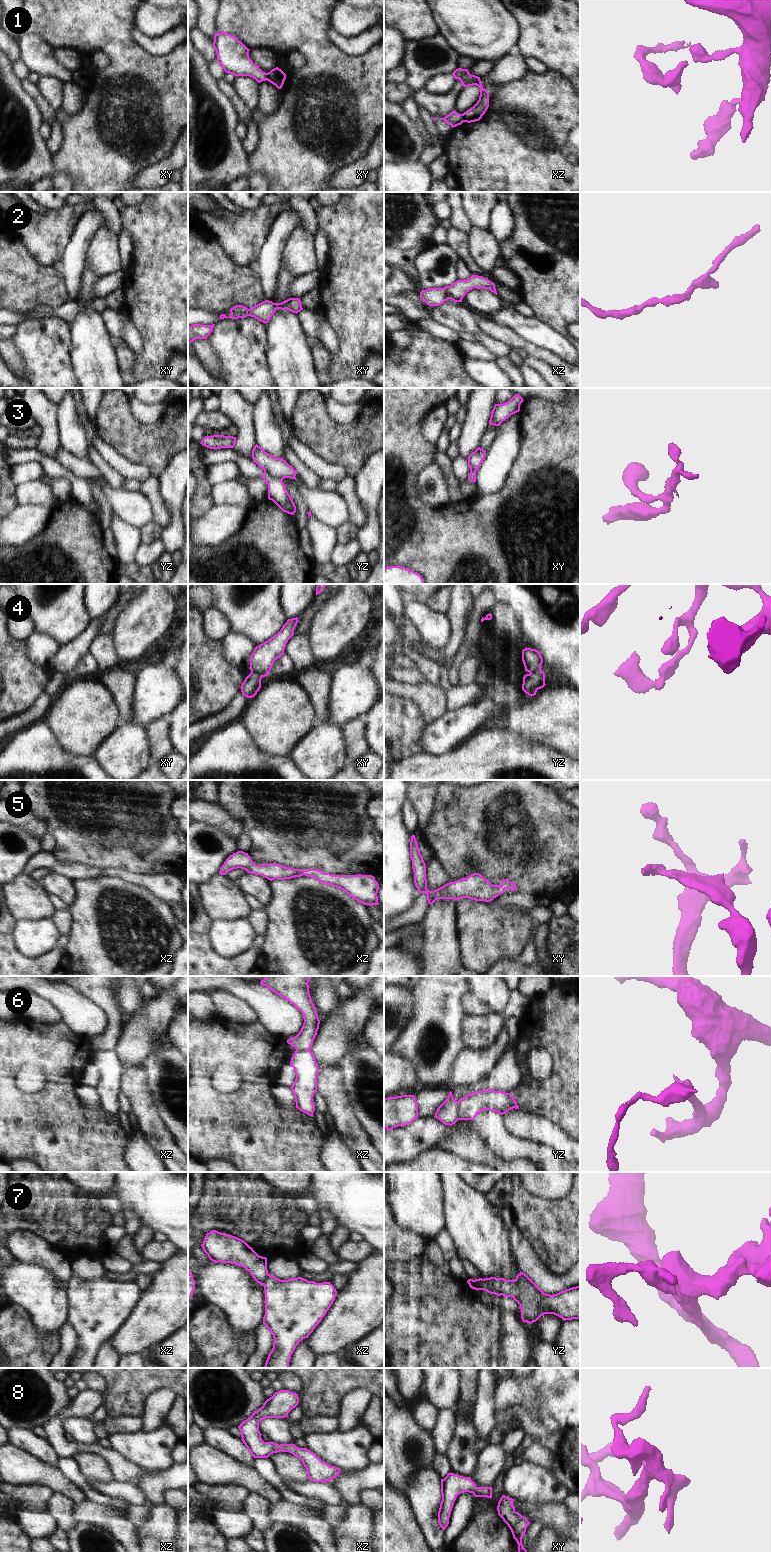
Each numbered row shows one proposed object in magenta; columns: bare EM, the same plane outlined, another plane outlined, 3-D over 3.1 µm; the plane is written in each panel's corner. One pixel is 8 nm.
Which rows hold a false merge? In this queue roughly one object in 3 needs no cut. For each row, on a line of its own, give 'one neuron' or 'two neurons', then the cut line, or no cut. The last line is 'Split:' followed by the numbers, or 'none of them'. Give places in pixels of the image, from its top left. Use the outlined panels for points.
1: two neurons; cut in xz along (461, 114), (463, 121)
2: one neuron; no cut
3: two neurons; cut in yz along (264, 470), (281, 480)
4: two neurons; cut in xy along (251, 670), (262, 676)
5: one neuron; no cut
6: two neurons; cut in yz along (457, 1102), (457, 1117), (459, 1119)
7: two neurons; cut in yz along (482, 1279), (490, 1287), (502, 1294)
8: one neuron; no cut
Split: 1, 3, 4, 6, 7

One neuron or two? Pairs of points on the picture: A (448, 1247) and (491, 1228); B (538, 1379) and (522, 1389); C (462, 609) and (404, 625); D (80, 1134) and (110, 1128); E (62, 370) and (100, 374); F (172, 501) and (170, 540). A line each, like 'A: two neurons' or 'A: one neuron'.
A: two neurons
B: two neurons
C: two neurons
D: one neuron
E: two neurons
F: one neuron

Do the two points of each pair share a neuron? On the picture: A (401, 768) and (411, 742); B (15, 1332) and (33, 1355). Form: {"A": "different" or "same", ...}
{"A": "different", "B": "same"}

